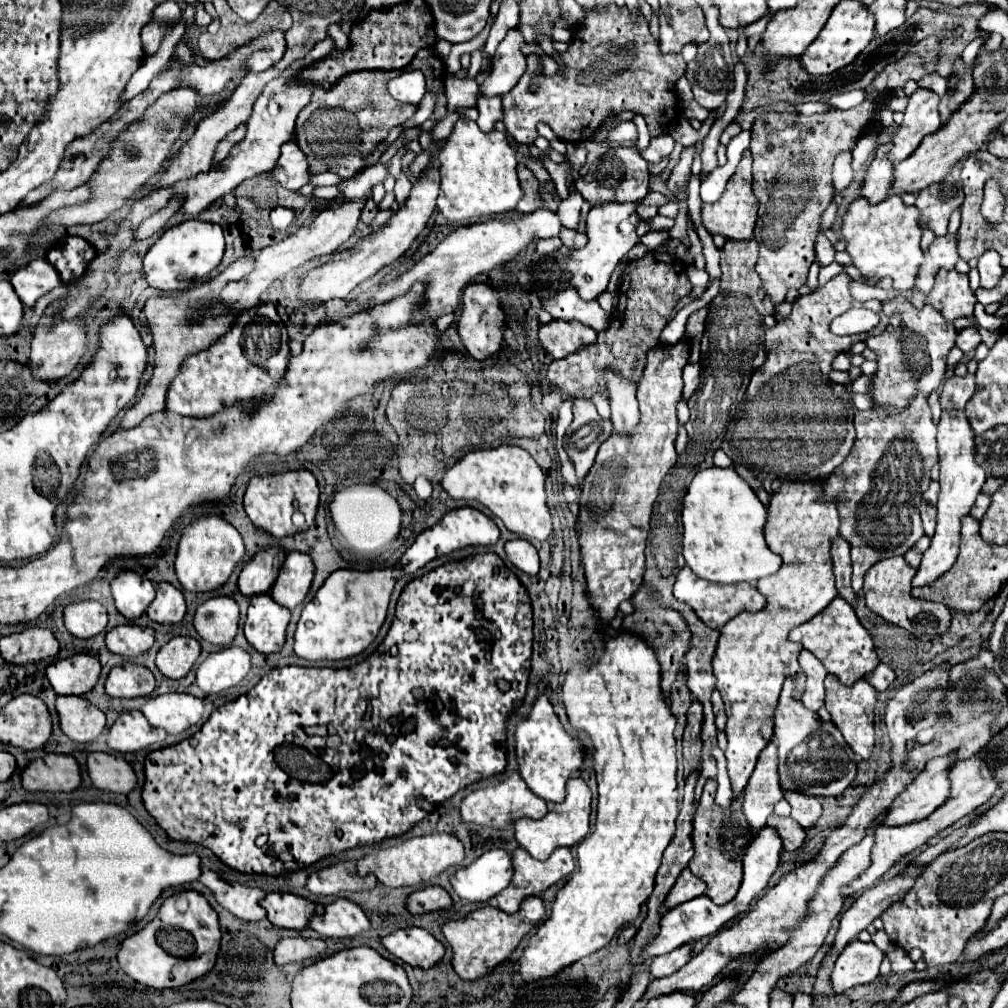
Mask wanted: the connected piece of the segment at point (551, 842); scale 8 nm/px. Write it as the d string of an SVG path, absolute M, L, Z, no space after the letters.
M581 777L567 781L567 797L563 803L547 803L547 815L543 819L517 819L515 839L519 845L531 853L531 857L545 861L557 847L573 847L585 839L589 833L589 813L591 813L591 791Z

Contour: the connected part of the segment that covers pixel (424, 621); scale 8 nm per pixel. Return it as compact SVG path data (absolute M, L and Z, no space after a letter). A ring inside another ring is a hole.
M479 553L471 555L463 561L451 561L437 567L423 577L409 581L397 601L395 619L391 623L391 645L387 639L377 647L375 653L369 655L363 663L351 667L351 679L325 679L325 669L317 667L277 667L271 669L263 679L245 695L237 697L231 703L215 709L205 725L195 735L197 745L191 747L185 741L175 745L151 751L145 757L145 783L143 783L143 803L149 815L157 821L157 825L167 833L169 839L175 841L191 841L209 847L225 865L241 871L241 873L265 873L265 875L283 875L287 871L295 871L309 867L325 855L333 855L345 849L353 849L359 845L373 845L387 837L397 837L409 831L415 823L427 817L417 801L427 799L431 805L439 805L447 801L461 787L471 785L479 779L499 775L505 769L505 721L513 707L525 697L525 687L529 679L529 659L531 659L531 643L533 643L533 609L531 599L523 583L511 573L503 559L495 553ZM475 609L483 609L483 621L475 621ZM413 689L423 689L423 699L415 699ZM323 725L327 727L327 735L307 735L307 727ZM265 833L269 837L265 847L255 845L255 837Z

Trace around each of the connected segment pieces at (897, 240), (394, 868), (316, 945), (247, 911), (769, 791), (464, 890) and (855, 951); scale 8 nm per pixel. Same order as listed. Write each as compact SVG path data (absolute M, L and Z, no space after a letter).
M897 195L887 197L879 205L869 205L865 199L855 199L847 207L847 213L843 215L843 223L841 223L841 239L847 243L845 251L851 257L851 265L855 265L861 271L861 277L871 287L877 287L877 283L883 277L891 277L893 279L893 289L897 289L897 291L909 291L909 289L913 289L919 265L923 263L923 251L919 247L921 233L923 233L921 227L919 227L919 215L921 213L919 213L917 207L903 205L901 197L897 197Z
M427 833L419 837L411 837L401 841L399 845L381 849L373 855L365 855L357 859L359 875L373 873L387 887L425 887L425 883L445 871L451 865L459 865L463 861L463 845L451 833Z
M285 937L279 939L273 951L273 959L277 965L287 965L295 961L307 961L321 951L325 951L323 939L309 939L309 937Z
M201 867L201 877L199 881L211 889L215 895L217 903L231 911L235 917L245 919L245 921L259 921L267 913L259 905L259 899L263 899L265 891L259 887L247 887L241 883L227 883L223 881L215 871Z
M769 743L757 761L757 767L745 787L745 817L753 831L767 825L767 817L773 813L773 805L783 799L777 775L777 747Z
M491 849L471 865L457 869L449 881L461 899L485 903L489 897L495 897L511 883L511 875L511 857L503 849Z
M851 941L835 961L835 969L831 975L833 991L843 993L857 985L871 983L879 975L879 965L883 957L885 953L879 951L873 941Z

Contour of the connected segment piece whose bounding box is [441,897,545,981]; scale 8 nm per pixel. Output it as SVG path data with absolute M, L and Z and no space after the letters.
M527 897L521 903L519 911L513 913L513 915L507 915L501 909L497 909L497 907L485 905L485 907L475 909L469 915L465 915L463 919L447 921L441 927L441 931L443 931L445 939L449 941L449 945L453 949L451 965L455 969L455 973L461 979L467 979L467 981L473 981L473 979L479 979L479 977L487 975L489 971L493 971L493 967L503 963L513 953L513 949L519 945L519 941L533 927L537 927L543 919L545 919L543 901L539 897Z

